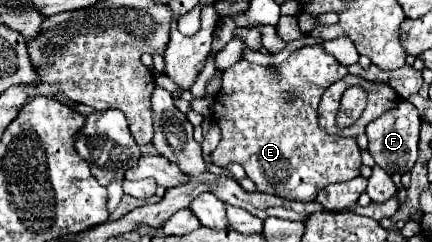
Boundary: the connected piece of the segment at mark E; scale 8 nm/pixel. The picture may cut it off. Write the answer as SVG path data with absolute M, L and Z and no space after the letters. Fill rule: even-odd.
M304 46L304 48L296 50L294 54L290 54L290 58L288 58L286 62L278 64L276 72L272 72L272 70L266 68L266 66L258 66L258 64L252 64L252 62L246 62L246 60L240 60L240 62L236 62L234 66L230 66L230 68L222 74L222 90L220 90L220 94L214 98L214 120L216 120L216 124L218 124L220 130L222 130L222 140L220 140L218 148L212 152L214 164L226 168L230 162L238 162L238 164L246 170L246 176L256 184L256 190L258 190L258 192L276 194L276 196L286 198L286 200L302 200L302 202L316 200L318 192L320 192L322 188L326 188L328 184L334 184L334 182L348 182L348 180L360 176L362 158L360 158L360 148L358 148L356 140L354 140L354 138L338 138L338 136L326 134L326 132L318 126L318 116L316 116L318 102L320 102L320 96L324 94L324 90L326 90L328 86L332 86L334 80L342 80L346 74L348 74L346 66L338 64L336 58L330 56L328 52L324 52L322 46ZM286 92L294 92L294 94L296 94L296 100L294 100L294 102L288 102L288 100L286 100Z

